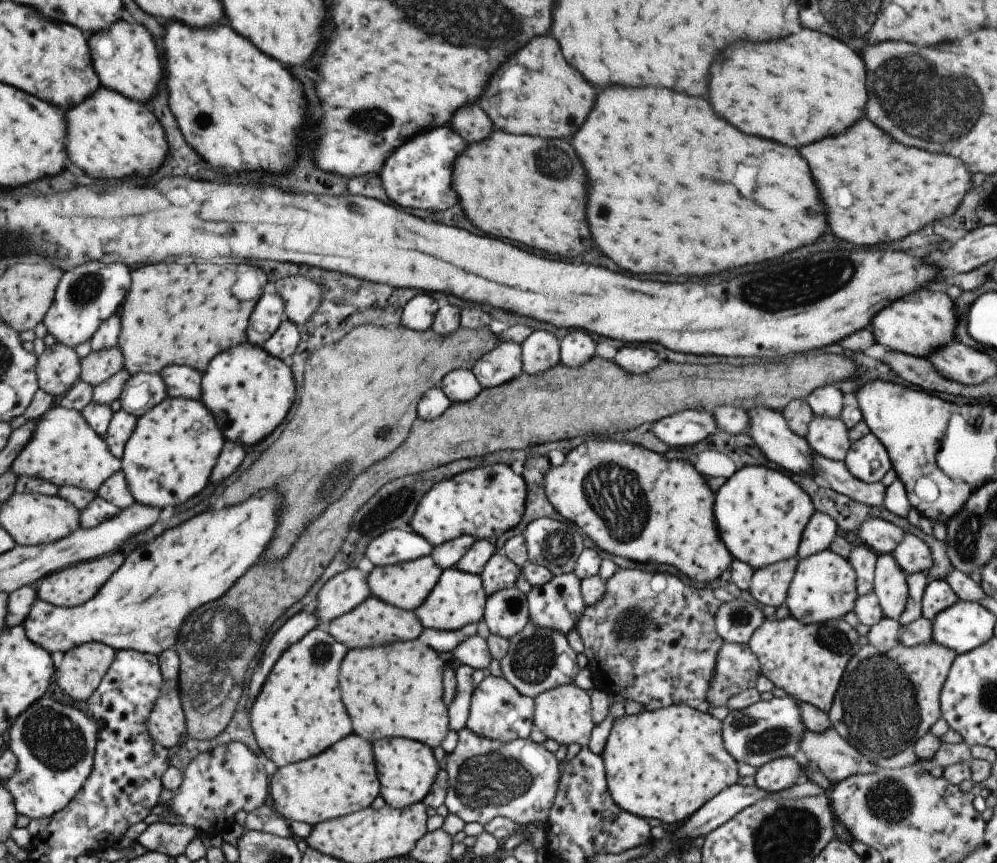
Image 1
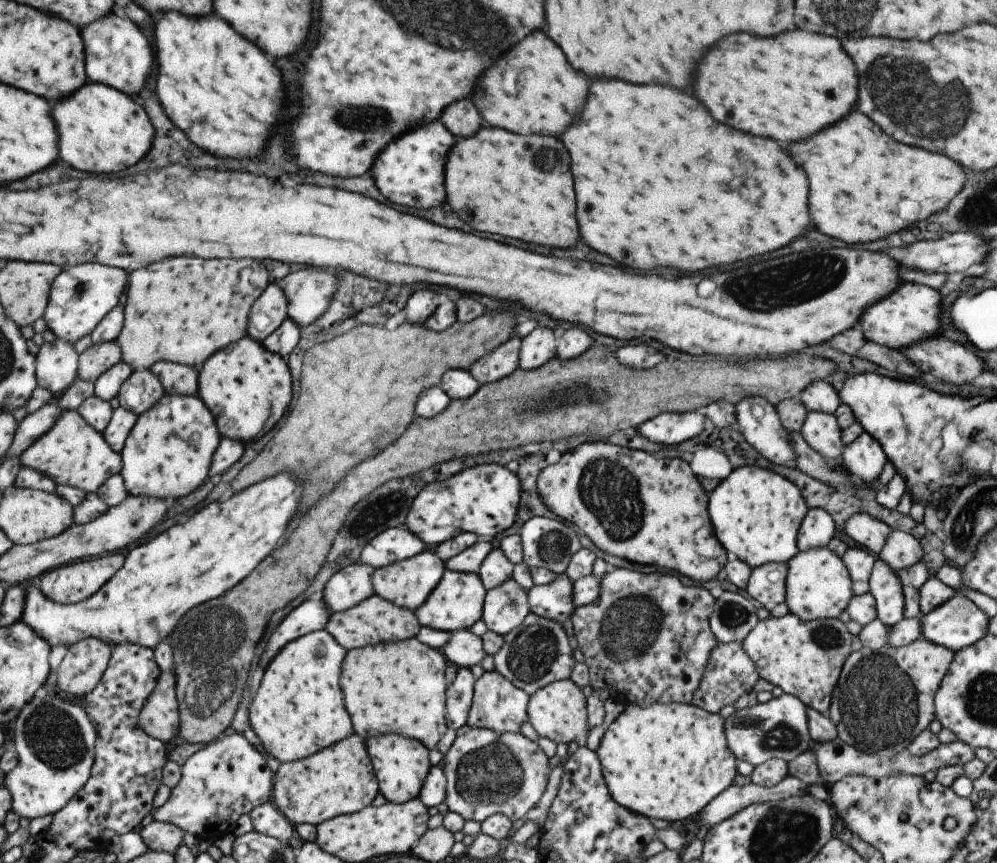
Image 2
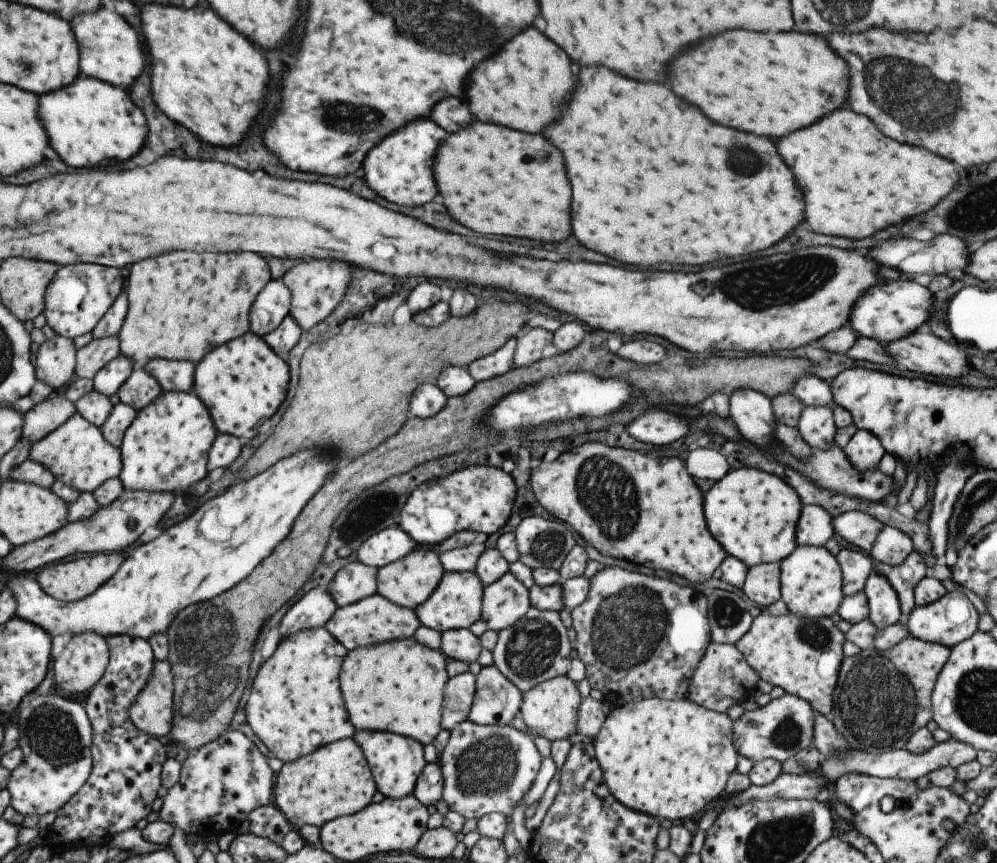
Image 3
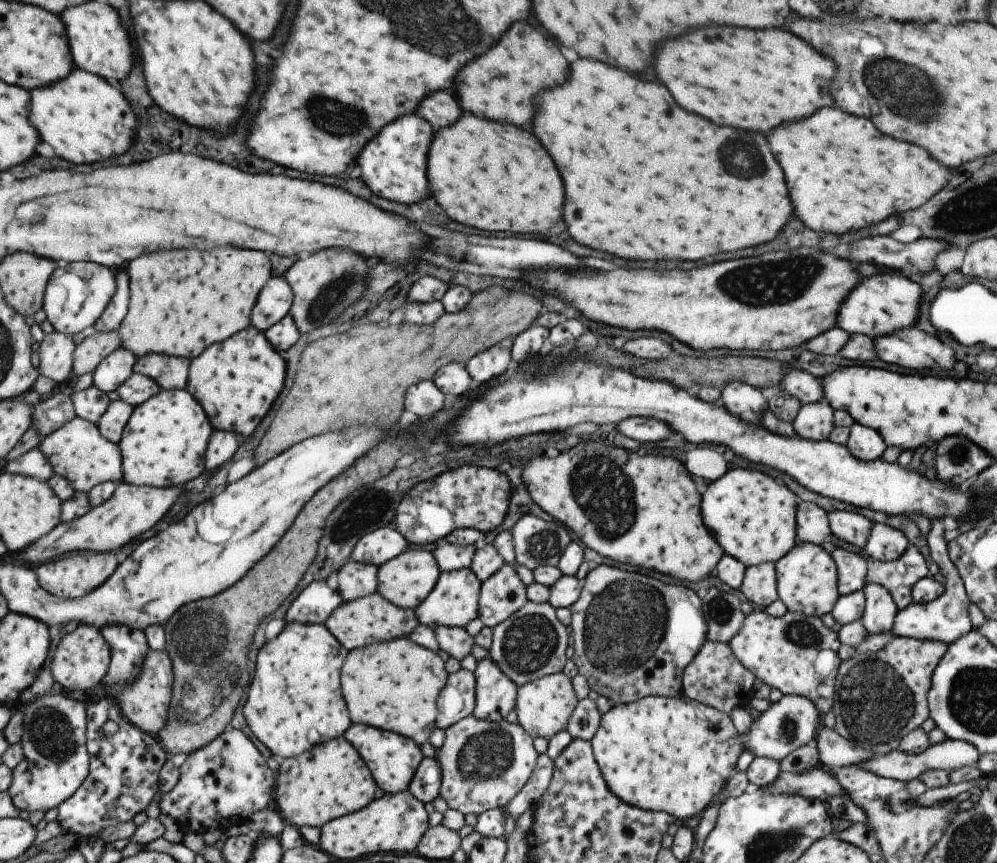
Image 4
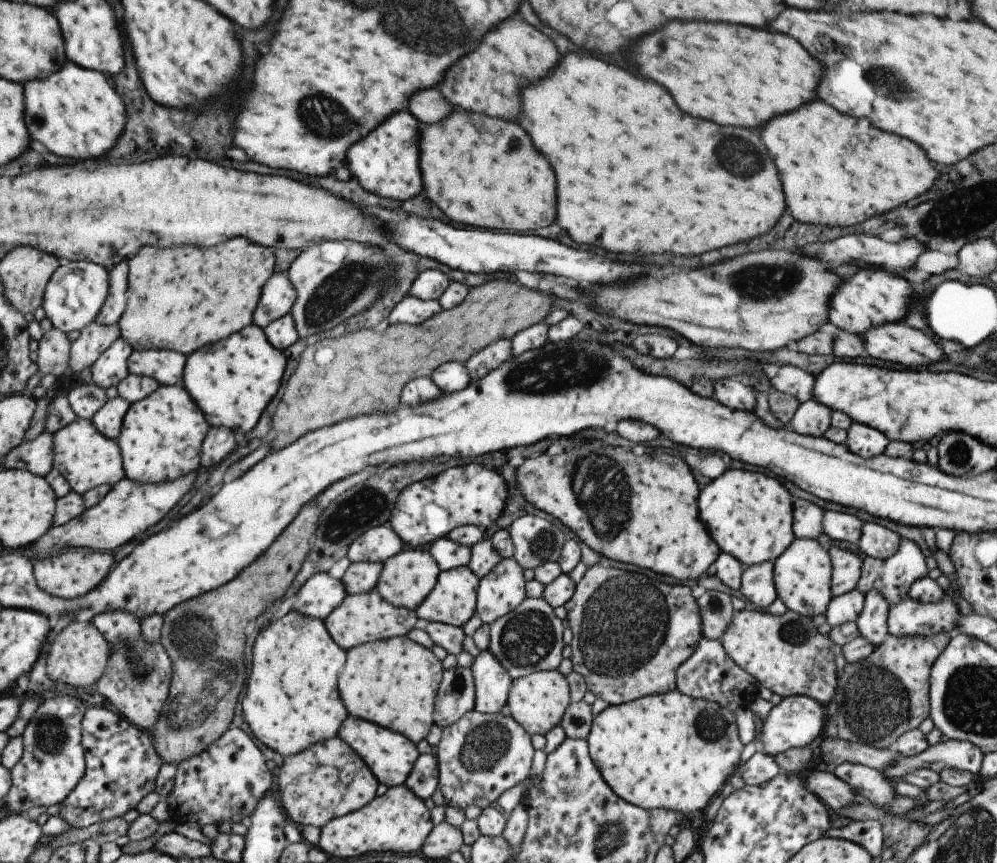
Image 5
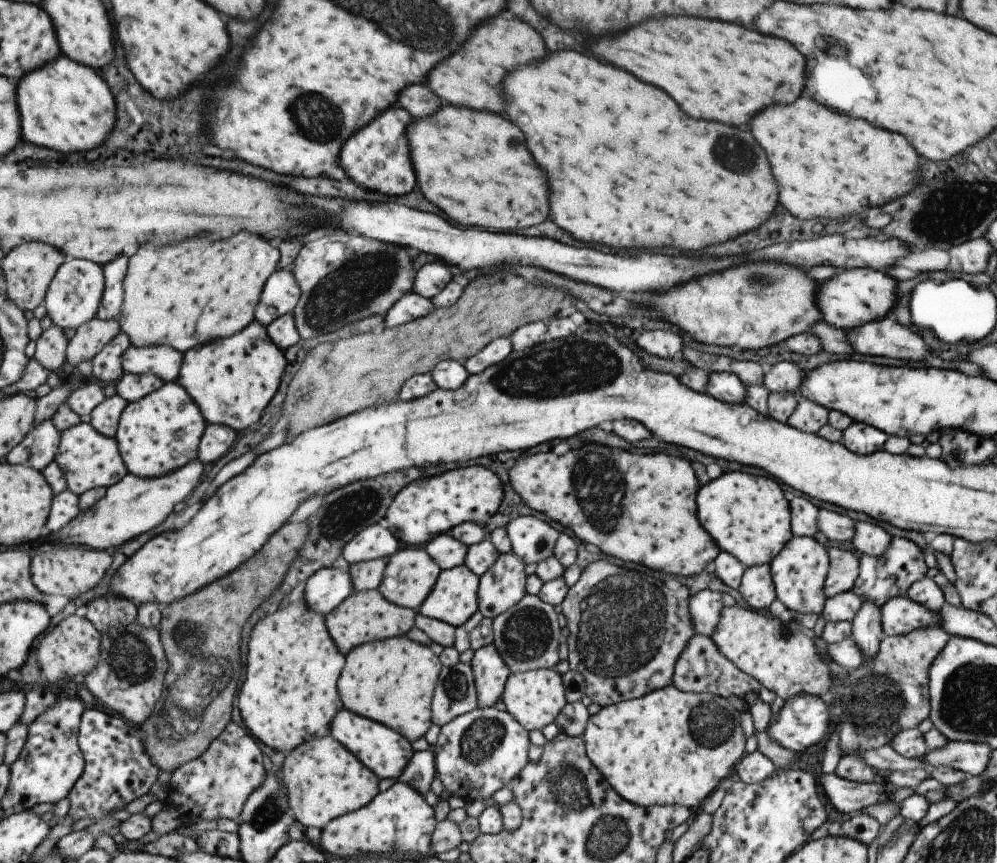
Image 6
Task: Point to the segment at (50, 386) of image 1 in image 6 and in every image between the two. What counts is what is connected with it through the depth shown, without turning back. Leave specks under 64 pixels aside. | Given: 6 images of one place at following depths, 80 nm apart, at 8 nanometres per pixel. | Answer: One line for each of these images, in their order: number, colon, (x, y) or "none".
2: (56, 368)
3: (55, 359)
4: (55, 352)
5: (52, 352)
6: (50, 346)

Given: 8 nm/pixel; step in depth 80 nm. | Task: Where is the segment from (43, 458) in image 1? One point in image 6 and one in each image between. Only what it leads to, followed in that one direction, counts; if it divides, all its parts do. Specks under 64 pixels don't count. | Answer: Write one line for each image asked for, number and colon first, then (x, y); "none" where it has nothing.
2: (71, 453)
3: (75, 453)
4: (76, 451)
5: (86, 459)
6: (88, 459)

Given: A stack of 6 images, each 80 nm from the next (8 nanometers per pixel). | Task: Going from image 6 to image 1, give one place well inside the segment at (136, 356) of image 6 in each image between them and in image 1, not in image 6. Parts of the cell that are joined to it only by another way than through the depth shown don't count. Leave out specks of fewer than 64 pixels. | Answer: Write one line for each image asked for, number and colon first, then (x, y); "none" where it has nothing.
1: (180, 382)
2: (174, 379)
3: (172, 376)
4: (168, 373)
5: (166, 368)

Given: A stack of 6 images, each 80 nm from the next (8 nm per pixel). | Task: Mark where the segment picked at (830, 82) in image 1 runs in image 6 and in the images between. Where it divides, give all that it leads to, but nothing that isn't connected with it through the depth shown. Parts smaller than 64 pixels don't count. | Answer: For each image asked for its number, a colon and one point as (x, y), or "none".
2: (788, 87)
3: (771, 84)
4: (755, 80)
5: (744, 79)
6: (717, 71)

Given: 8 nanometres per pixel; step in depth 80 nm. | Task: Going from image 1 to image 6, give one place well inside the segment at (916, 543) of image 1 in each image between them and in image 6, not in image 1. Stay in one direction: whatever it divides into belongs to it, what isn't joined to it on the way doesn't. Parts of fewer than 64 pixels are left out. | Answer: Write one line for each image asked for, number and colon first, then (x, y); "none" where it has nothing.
2: (900, 551)
3: (891, 546)
4: (884, 543)
5: (875, 541)
6: (869, 539)

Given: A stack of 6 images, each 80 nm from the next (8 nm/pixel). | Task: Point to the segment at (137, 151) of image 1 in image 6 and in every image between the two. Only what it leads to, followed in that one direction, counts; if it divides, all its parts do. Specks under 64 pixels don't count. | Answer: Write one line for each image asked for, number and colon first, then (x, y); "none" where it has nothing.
2: (102, 130)
3: (91, 123)
4: (84, 118)
5: (74, 112)
6: (67, 107)

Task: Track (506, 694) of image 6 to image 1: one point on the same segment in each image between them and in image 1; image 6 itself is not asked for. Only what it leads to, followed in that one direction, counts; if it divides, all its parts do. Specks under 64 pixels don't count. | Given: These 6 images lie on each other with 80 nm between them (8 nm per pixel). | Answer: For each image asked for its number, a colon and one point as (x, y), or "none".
1: (562, 714)
2: (557, 711)
3: (549, 710)
4: (542, 707)
5: (537, 702)

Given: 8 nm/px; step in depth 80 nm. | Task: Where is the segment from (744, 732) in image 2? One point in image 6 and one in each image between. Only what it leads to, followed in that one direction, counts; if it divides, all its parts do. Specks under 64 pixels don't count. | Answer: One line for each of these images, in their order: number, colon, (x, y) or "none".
3: (782, 727)
4: (792, 721)
5: (798, 721)
6: (803, 720)

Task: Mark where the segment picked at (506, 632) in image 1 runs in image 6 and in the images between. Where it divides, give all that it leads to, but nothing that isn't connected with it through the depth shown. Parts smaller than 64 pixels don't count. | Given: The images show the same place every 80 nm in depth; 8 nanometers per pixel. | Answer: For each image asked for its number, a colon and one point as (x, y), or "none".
2: (505, 606)
3: (503, 601)
4: (500, 595)
5: (503, 587)
6: (501, 586)

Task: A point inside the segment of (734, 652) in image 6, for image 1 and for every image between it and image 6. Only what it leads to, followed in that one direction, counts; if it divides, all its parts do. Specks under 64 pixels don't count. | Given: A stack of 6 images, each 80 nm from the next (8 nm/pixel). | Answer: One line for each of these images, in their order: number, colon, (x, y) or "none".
1: (806, 661)
2: (803, 658)
3: (802, 656)
4: (796, 654)
5: (786, 654)

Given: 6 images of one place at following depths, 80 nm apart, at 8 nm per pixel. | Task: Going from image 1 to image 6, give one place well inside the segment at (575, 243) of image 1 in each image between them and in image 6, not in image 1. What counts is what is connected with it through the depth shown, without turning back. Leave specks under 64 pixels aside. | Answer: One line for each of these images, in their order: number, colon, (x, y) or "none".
2: (491, 183)
3: (488, 183)
4: (494, 177)
5: (478, 170)
6: (473, 166)

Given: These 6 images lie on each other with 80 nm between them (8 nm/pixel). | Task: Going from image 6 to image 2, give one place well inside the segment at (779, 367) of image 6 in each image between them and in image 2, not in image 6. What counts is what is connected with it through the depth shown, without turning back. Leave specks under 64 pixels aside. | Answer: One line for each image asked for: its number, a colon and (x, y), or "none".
2: (819, 396)
3: (812, 391)
4: (806, 388)
5: (788, 379)

